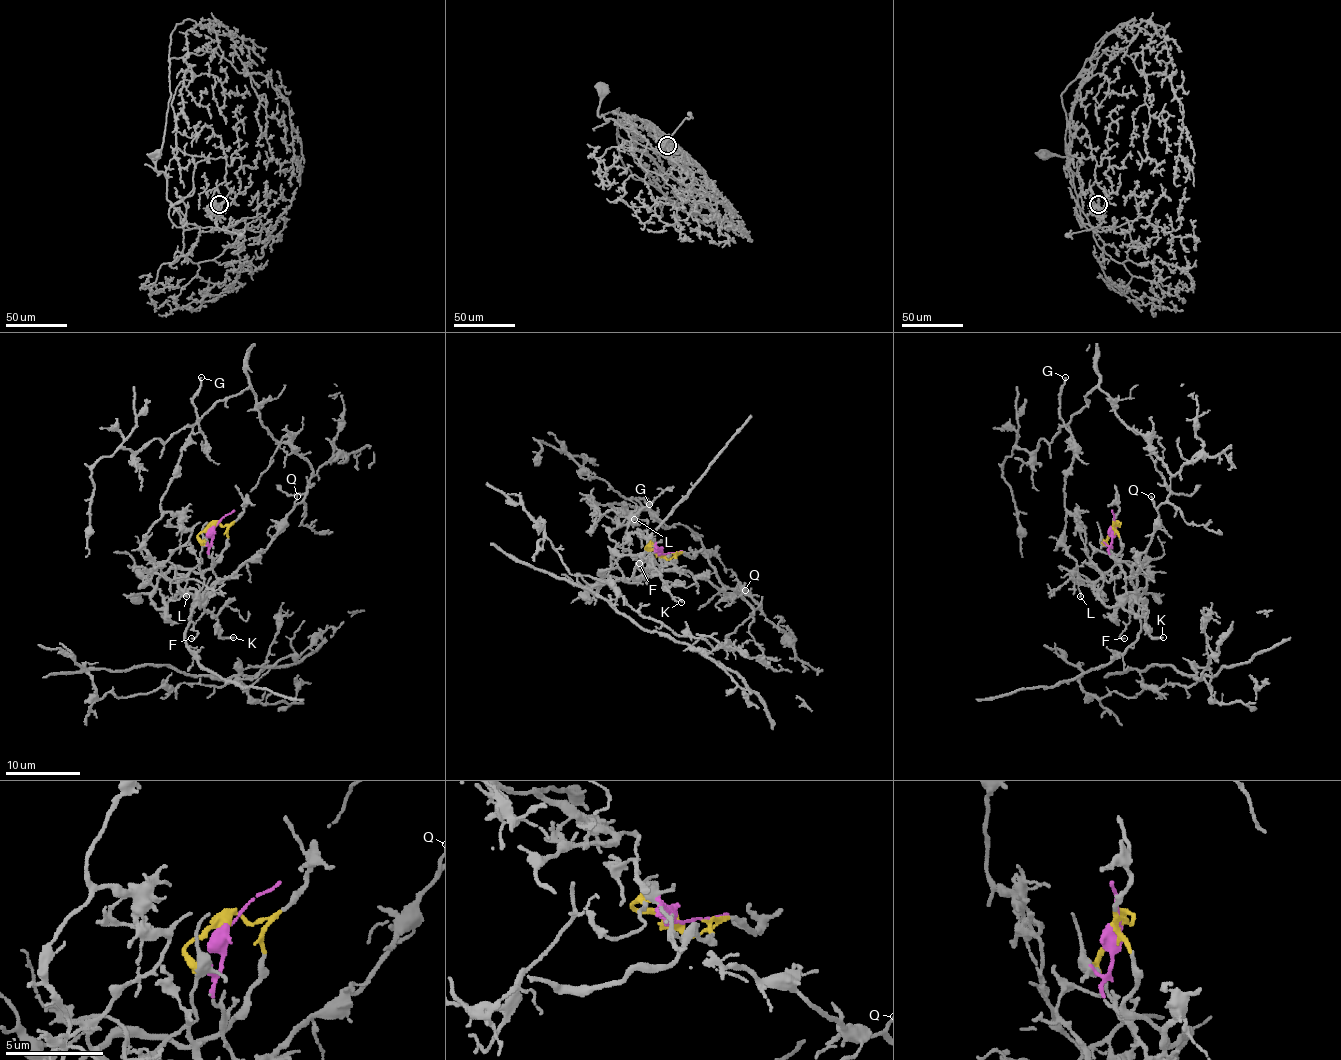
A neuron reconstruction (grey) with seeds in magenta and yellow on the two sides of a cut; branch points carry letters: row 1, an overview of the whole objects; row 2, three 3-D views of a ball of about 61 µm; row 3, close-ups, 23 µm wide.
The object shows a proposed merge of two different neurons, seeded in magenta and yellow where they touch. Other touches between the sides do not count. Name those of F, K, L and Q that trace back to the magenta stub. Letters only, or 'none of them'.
Q

